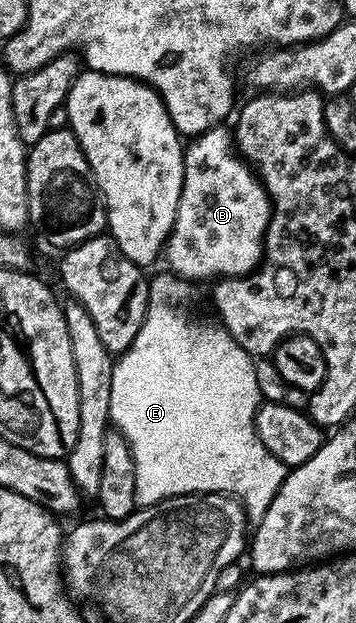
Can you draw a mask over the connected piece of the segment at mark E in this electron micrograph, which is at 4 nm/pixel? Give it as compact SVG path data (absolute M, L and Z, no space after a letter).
M163 271L156 278L148 281L148 310L144 316L142 327L129 349L119 354L114 364L114 379L110 391L110 415L111 424L123 433L124 438L130 443L130 451L134 455L134 471L136 472L136 504L156 505L165 501L167 497L181 497L187 493L226 493L236 498L237 502L243 504L244 511L248 515L249 522L258 523L266 515L274 495L282 487L286 476L286 467L266 447L262 447L262 439L258 439L256 430L256 412L259 411L262 398L258 391L258 379L254 379L256 361L247 352L245 346L239 345L237 341L219 324L203 325L200 321L191 321L178 306L188 297L189 282L184 278L173 275L171 272Z

